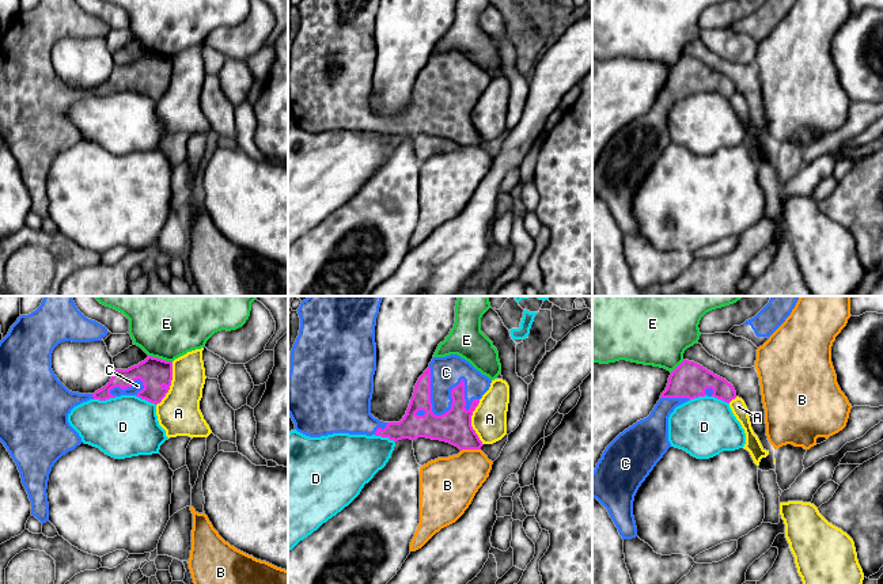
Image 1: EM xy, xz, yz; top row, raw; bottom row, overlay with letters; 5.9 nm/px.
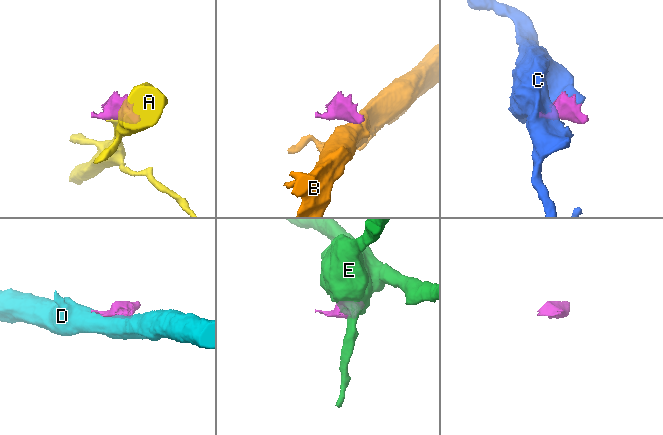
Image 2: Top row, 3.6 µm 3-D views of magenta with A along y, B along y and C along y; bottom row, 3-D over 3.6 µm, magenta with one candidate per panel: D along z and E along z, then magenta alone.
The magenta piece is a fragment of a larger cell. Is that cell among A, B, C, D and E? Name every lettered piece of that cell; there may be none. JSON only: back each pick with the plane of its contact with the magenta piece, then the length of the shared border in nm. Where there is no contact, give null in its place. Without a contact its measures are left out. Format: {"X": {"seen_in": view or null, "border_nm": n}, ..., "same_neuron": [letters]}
{"same_neuron": []}

